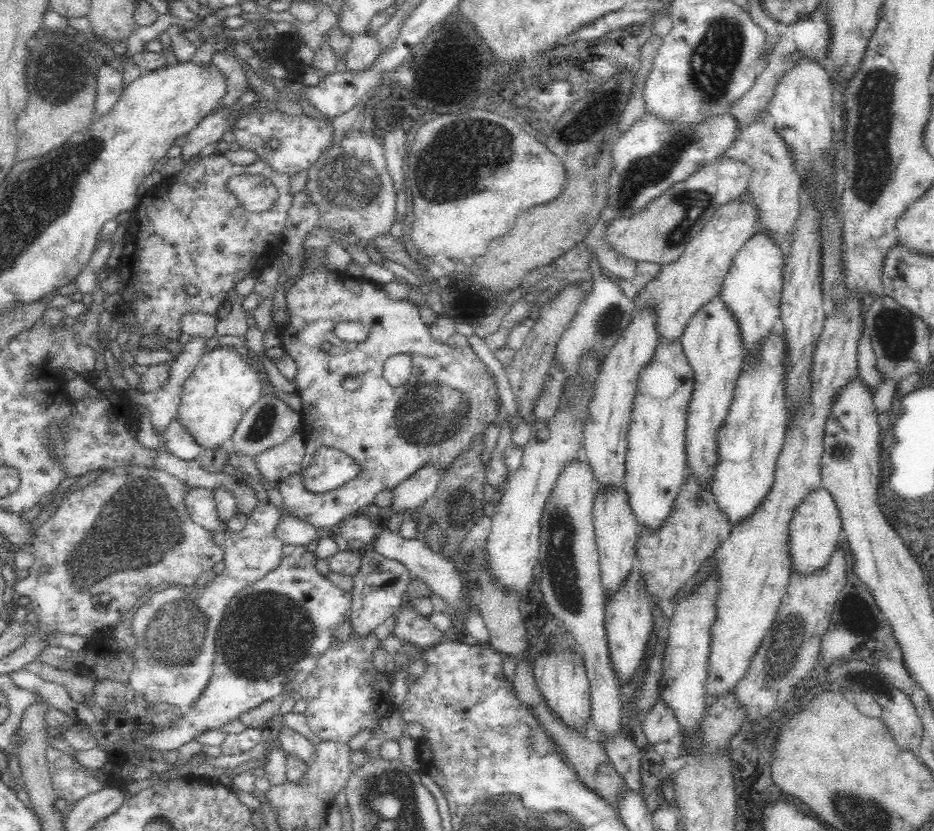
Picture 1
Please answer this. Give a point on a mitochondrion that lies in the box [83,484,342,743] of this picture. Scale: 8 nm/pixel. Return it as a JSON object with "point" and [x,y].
{"point":[273,633]}

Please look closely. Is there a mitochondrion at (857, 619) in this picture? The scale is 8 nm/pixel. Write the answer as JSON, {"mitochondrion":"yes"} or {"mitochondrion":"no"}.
{"mitochondrion":"no"}

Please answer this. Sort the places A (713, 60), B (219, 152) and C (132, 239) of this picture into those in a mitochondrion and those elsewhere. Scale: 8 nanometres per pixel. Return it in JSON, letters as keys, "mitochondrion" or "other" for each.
{"A":"mitochondrion","B":"other","C":"other"}

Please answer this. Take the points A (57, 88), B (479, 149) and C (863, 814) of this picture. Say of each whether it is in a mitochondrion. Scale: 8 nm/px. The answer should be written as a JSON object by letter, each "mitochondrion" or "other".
{"A":"mitochondrion","B":"mitochondrion","C":"mitochondrion"}

